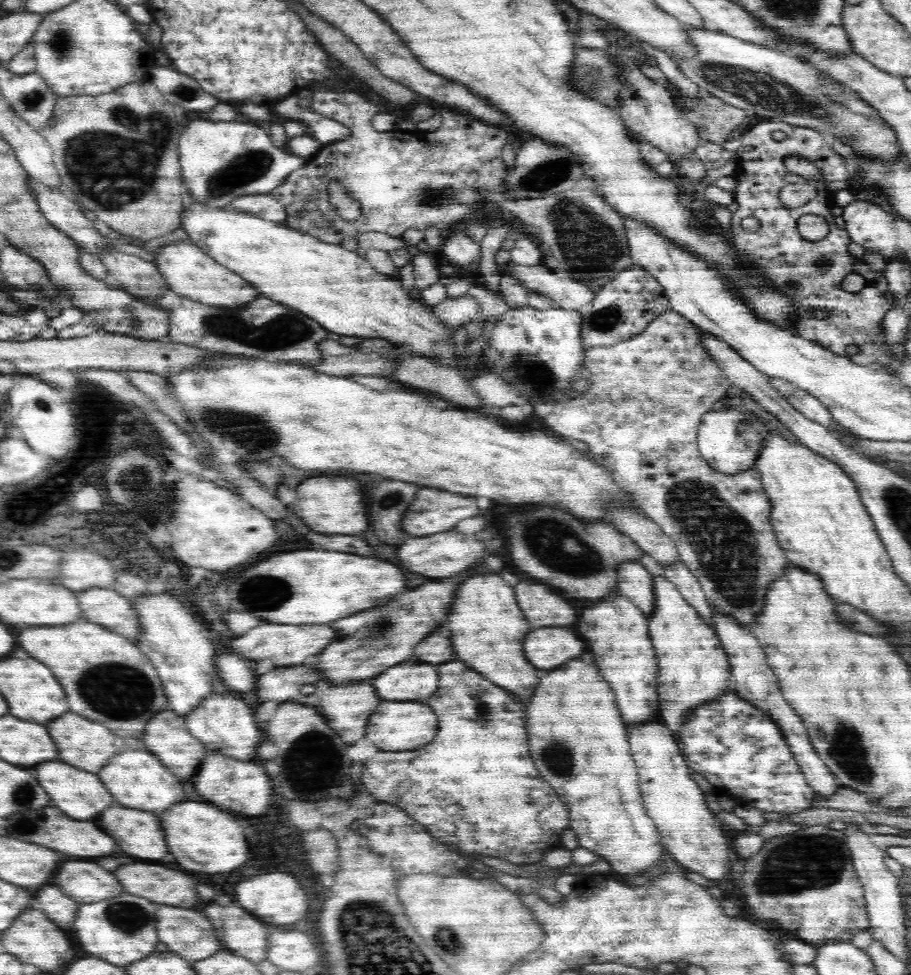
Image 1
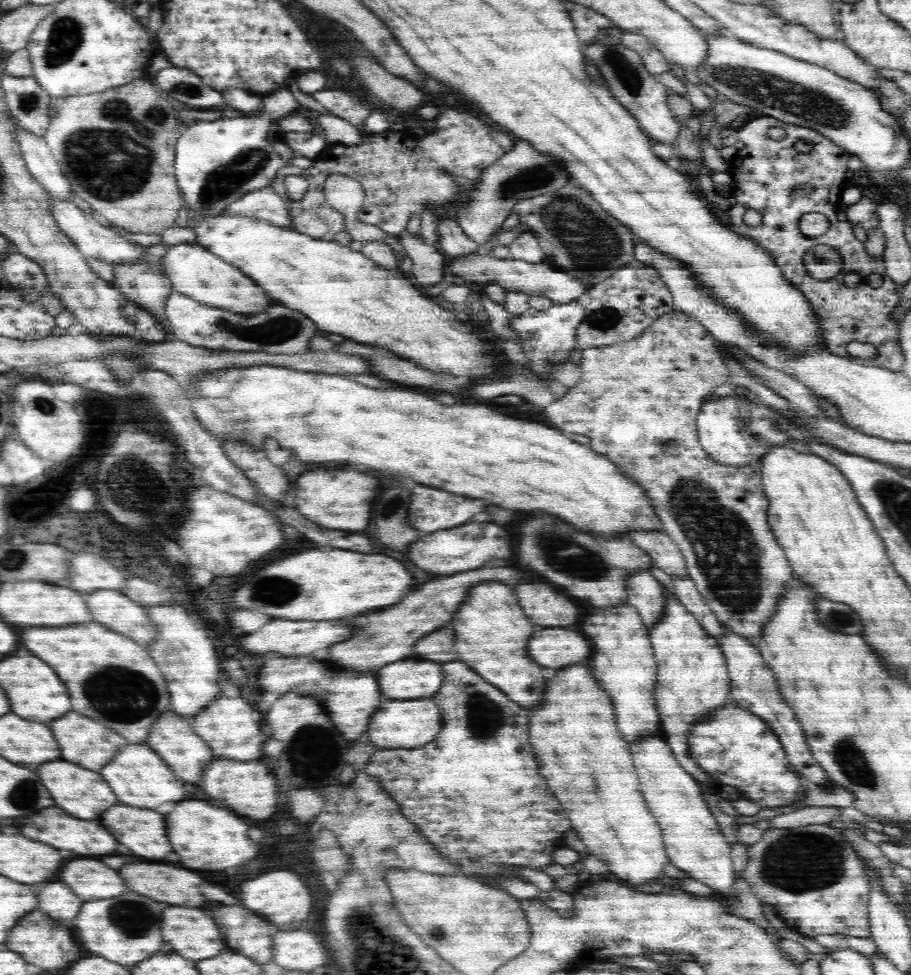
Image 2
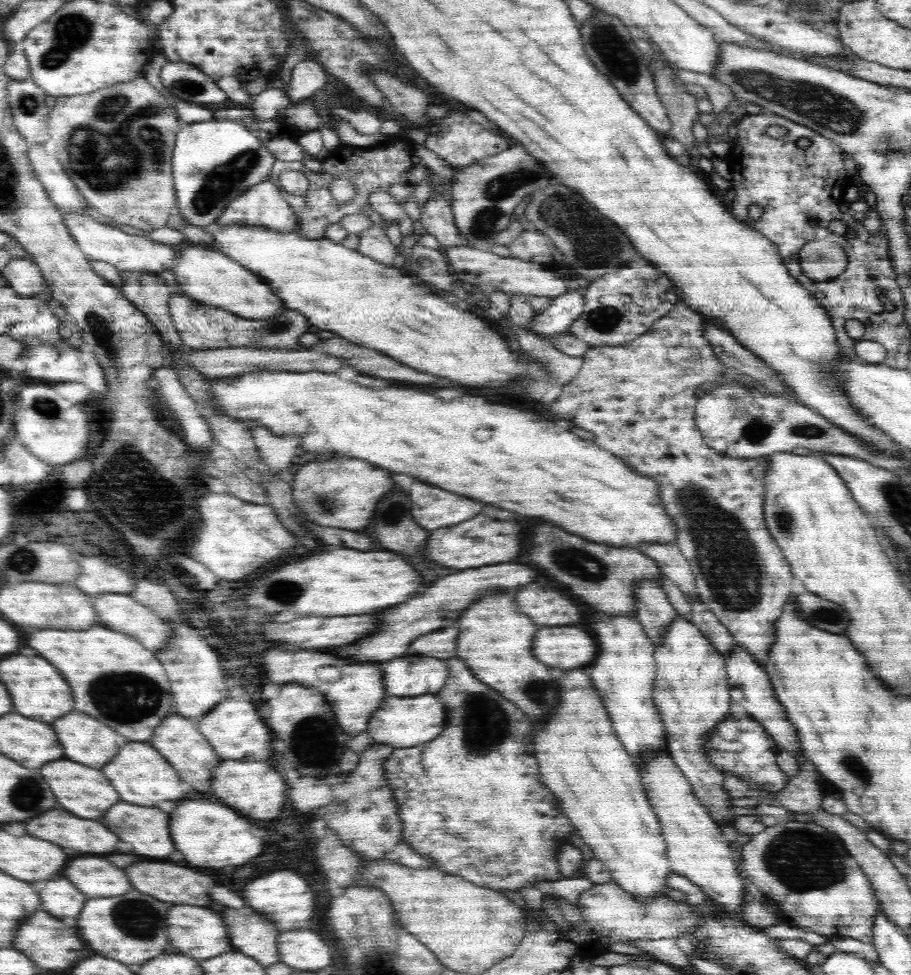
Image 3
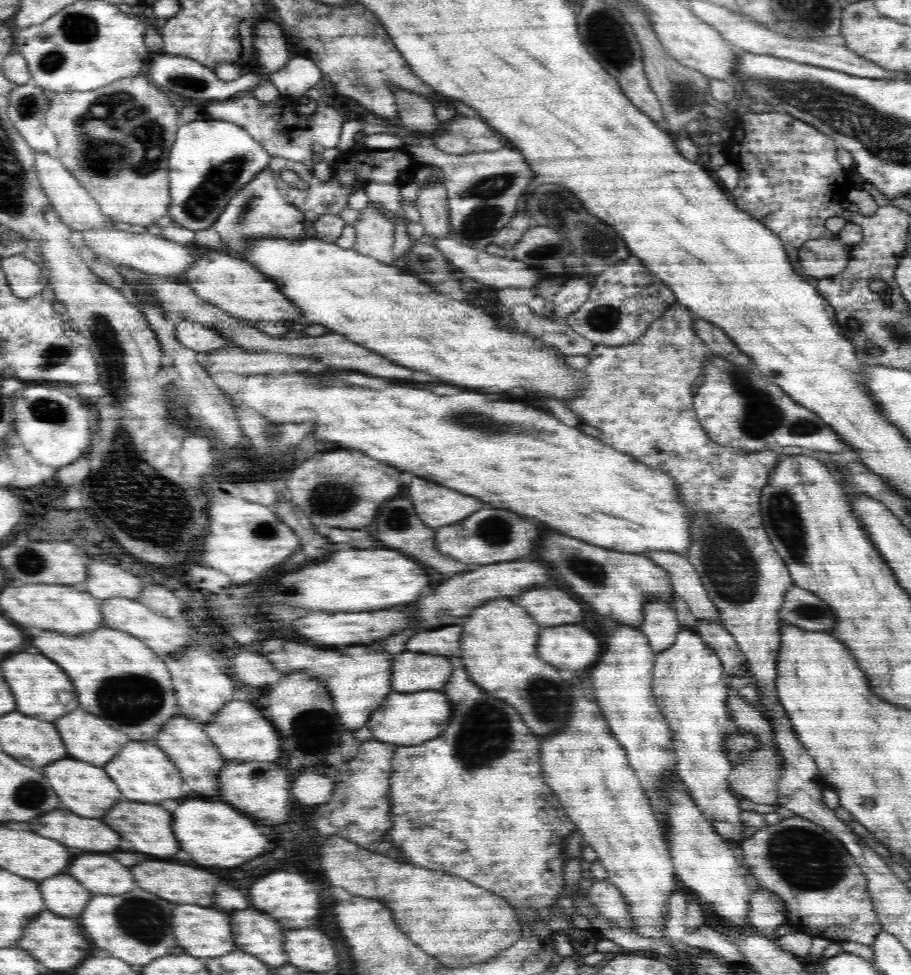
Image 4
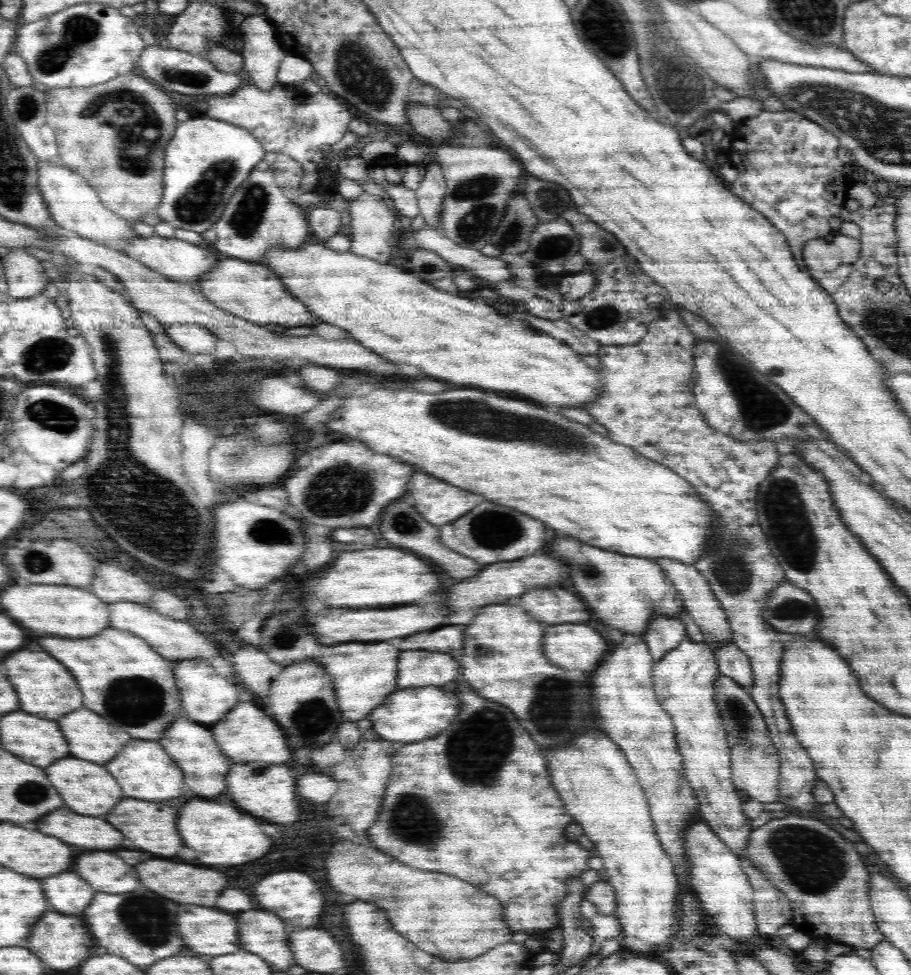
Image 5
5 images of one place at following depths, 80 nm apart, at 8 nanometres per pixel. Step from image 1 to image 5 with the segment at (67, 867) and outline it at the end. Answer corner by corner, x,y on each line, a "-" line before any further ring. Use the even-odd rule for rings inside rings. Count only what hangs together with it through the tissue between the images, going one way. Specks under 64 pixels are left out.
92,852
76,860
74,872
88,880
98,892
124,894
138,888
140,880
130,864
110,852

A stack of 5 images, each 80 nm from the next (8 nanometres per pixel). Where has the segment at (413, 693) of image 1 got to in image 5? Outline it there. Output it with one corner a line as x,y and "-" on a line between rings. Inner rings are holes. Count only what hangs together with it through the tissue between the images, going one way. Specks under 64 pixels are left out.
402,652
397,688
450,684
460,674
458,662
444,652

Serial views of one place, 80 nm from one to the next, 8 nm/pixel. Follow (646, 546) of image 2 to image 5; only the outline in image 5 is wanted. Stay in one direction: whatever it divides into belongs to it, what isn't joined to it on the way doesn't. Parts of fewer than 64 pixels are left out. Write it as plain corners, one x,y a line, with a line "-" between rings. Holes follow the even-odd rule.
655,559
665,574
670,578
674,588
678,590
683,600
683,608
691,614
695,623
700,627
704,636
704,643
712,649
712,654
716,655
719,648
724,643
732,643
735,636
731,629
731,623
727,619
727,611
722,607
719,600
716,600
715,593
712,592
711,585
702,577
700,571
694,566
674,559

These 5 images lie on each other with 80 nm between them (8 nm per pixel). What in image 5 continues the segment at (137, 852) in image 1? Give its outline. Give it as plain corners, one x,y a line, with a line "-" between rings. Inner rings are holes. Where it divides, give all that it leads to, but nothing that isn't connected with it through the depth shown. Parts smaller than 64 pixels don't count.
124,798
122,802
106,814
106,820
124,832
128,840
132,840
138,848
154,852
158,856
172,856
182,848
182,838
176,830
176,810
168,808
164,802
146,802
136,798

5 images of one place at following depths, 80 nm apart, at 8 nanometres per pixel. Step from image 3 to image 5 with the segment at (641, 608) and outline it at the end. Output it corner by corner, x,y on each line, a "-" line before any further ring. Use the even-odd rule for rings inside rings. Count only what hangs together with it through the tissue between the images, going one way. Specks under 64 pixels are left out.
656,615
644,634
644,640
655,662
660,662
670,651
674,651
683,638
686,628
681,620
670,615

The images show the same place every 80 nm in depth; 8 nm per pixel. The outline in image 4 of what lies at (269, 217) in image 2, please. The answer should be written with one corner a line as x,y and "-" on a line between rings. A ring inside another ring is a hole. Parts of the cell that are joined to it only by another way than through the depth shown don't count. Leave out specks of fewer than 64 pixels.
266,168
258,172
252,181
233,196
222,214
213,224
216,232
220,234
220,244
224,242
228,250
244,250
250,238
244,236
286,236
286,238
304,238
306,232
307,215
300,212
295,205
289,205
288,201
277,190
275,177
271,170

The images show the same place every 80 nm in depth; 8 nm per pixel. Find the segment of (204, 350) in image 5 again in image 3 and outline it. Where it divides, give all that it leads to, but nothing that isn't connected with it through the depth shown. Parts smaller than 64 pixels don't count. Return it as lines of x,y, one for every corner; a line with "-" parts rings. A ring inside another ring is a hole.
171,296
169,303
170,317
174,321
183,344
197,351
238,346
296,351
300,344
300,337
308,333
308,326
310,326
308,320
304,320
304,316
294,310
284,312
284,316
246,319
205,303
201,303
199,306
185,296

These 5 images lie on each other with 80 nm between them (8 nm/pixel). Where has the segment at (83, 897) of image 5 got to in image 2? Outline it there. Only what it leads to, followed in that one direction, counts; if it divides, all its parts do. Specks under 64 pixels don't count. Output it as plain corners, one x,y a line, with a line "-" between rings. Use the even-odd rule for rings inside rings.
50,882
40,890
40,910
56,920
70,920
82,908
82,900
62,882

